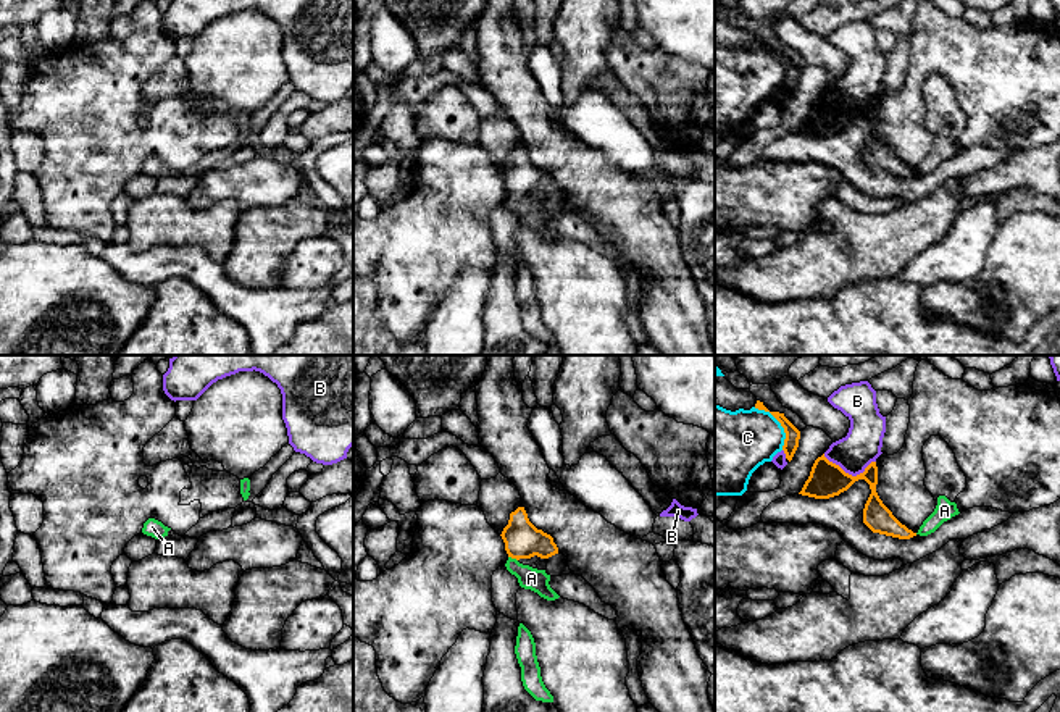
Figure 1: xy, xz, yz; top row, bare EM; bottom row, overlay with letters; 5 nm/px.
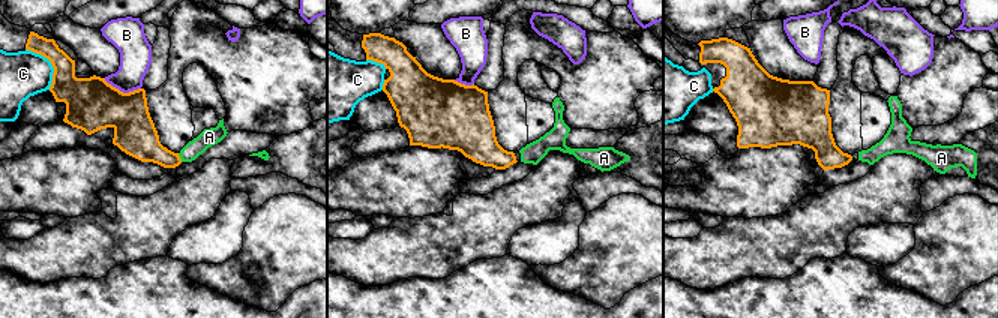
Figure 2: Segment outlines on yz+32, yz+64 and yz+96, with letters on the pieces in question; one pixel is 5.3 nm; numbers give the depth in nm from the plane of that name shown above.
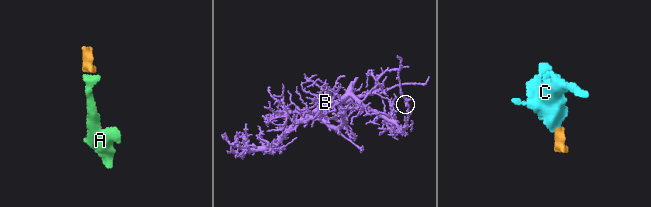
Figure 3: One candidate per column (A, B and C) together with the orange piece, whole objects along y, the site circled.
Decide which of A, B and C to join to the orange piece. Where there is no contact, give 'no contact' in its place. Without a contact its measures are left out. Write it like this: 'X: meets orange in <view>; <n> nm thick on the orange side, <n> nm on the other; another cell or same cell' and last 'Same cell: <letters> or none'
A: meets orange in xz; 180 nm thick on the orange side, 110 nm on the other; same cell
B: meets orange in yz; 180 nm thick on the orange side, 190 nm on the other; another cell
C: meets orange in yz; 80 nm thick on the orange side, 320 nm on the other; another cell
Same cell: A

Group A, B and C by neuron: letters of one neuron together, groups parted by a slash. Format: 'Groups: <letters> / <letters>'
Groups: A / B / C

